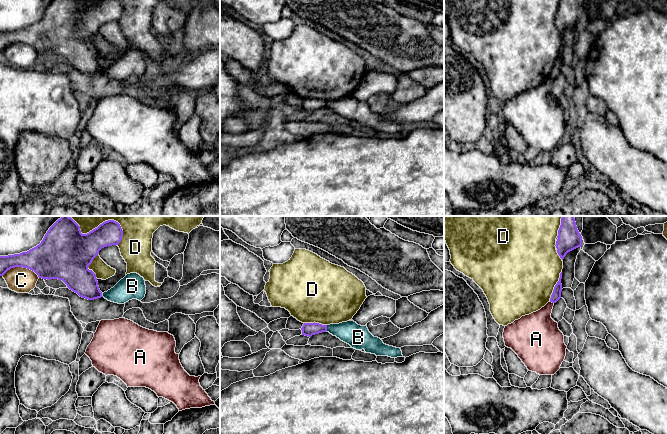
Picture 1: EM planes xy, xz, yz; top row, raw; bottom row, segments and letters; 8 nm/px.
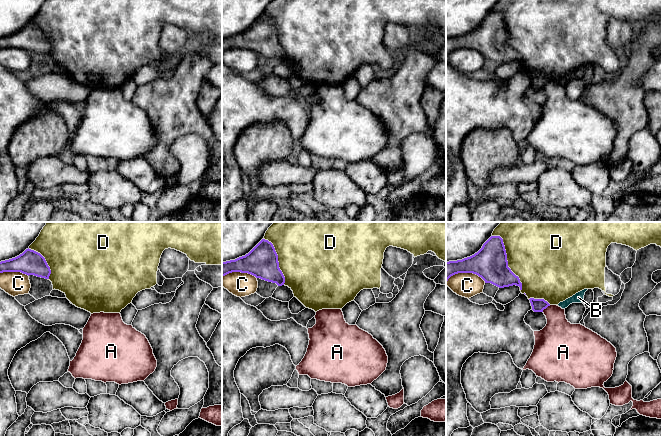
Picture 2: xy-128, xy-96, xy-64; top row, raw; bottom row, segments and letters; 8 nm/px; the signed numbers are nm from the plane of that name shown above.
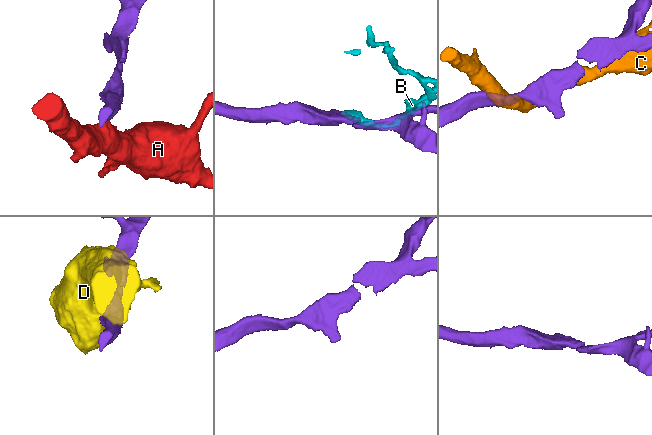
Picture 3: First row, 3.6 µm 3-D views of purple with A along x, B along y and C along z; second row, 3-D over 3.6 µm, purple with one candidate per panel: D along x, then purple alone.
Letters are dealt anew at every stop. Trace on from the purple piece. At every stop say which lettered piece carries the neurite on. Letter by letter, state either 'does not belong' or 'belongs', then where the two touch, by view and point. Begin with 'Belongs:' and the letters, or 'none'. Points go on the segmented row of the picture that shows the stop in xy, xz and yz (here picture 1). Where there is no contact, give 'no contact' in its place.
Belongs: none
A: does not belong; meets purple in yz at (551, 301)
B: does not belong; meets purple in xz at (326, 328)
C: does not belong; meets purple in xy at (21, 266)
D: does not belong; meets purple in yz at (555, 286)

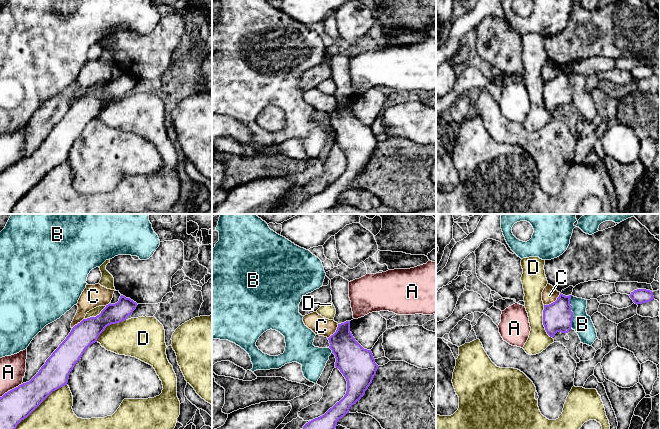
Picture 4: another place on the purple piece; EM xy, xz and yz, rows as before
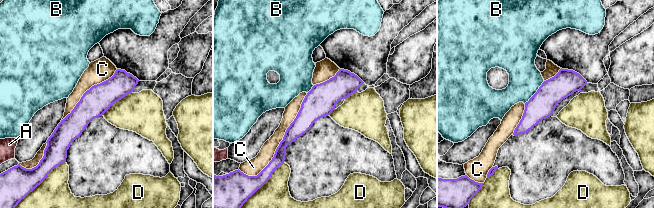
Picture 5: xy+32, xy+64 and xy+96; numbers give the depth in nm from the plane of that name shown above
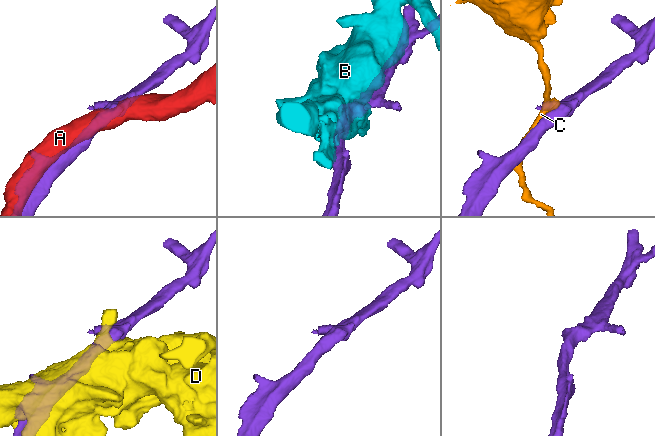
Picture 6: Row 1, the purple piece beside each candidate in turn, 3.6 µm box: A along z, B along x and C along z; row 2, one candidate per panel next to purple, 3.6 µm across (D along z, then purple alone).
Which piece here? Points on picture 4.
Belongs: C
A: does not belong; meets purple in xy at (10, 390)
B: does not belong; meets purple in yz at (571, 311)
C: belongs; meets purple in yz at (553, 302)
D: does not belong; meets purple in xy at (40, 403)

